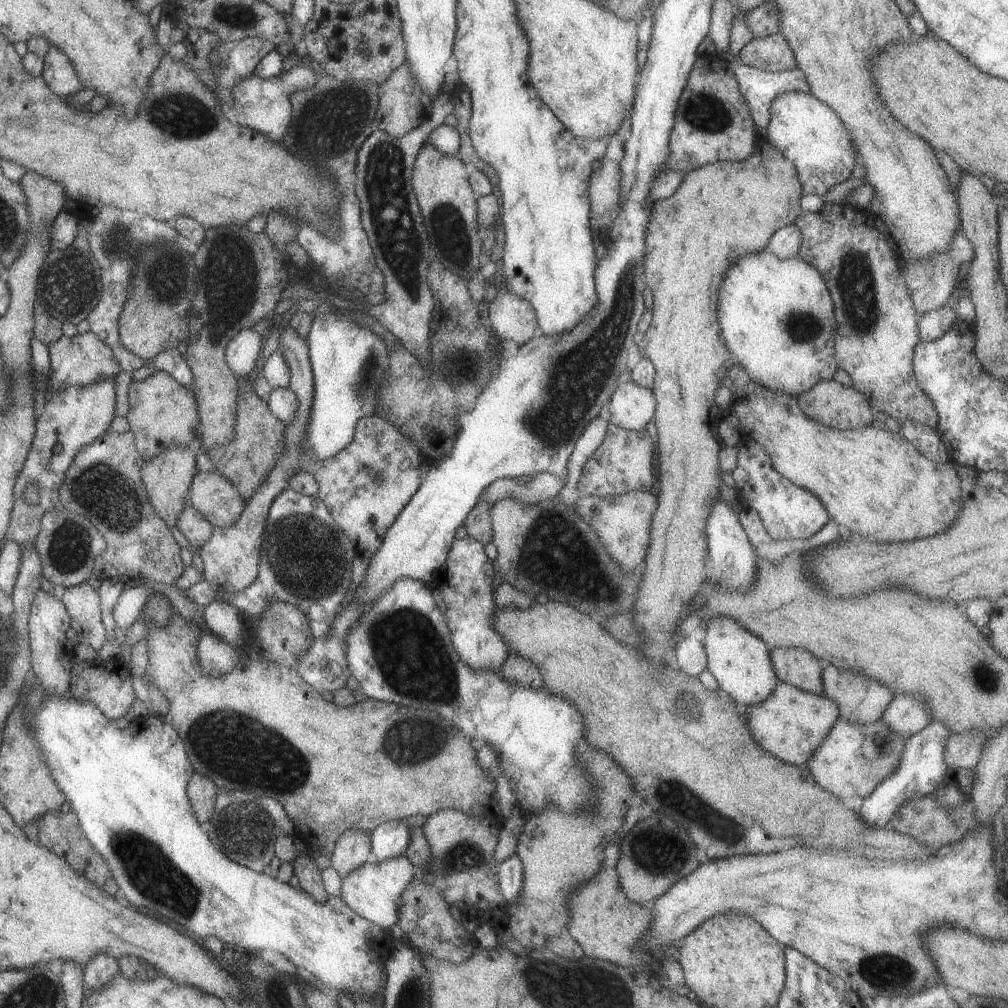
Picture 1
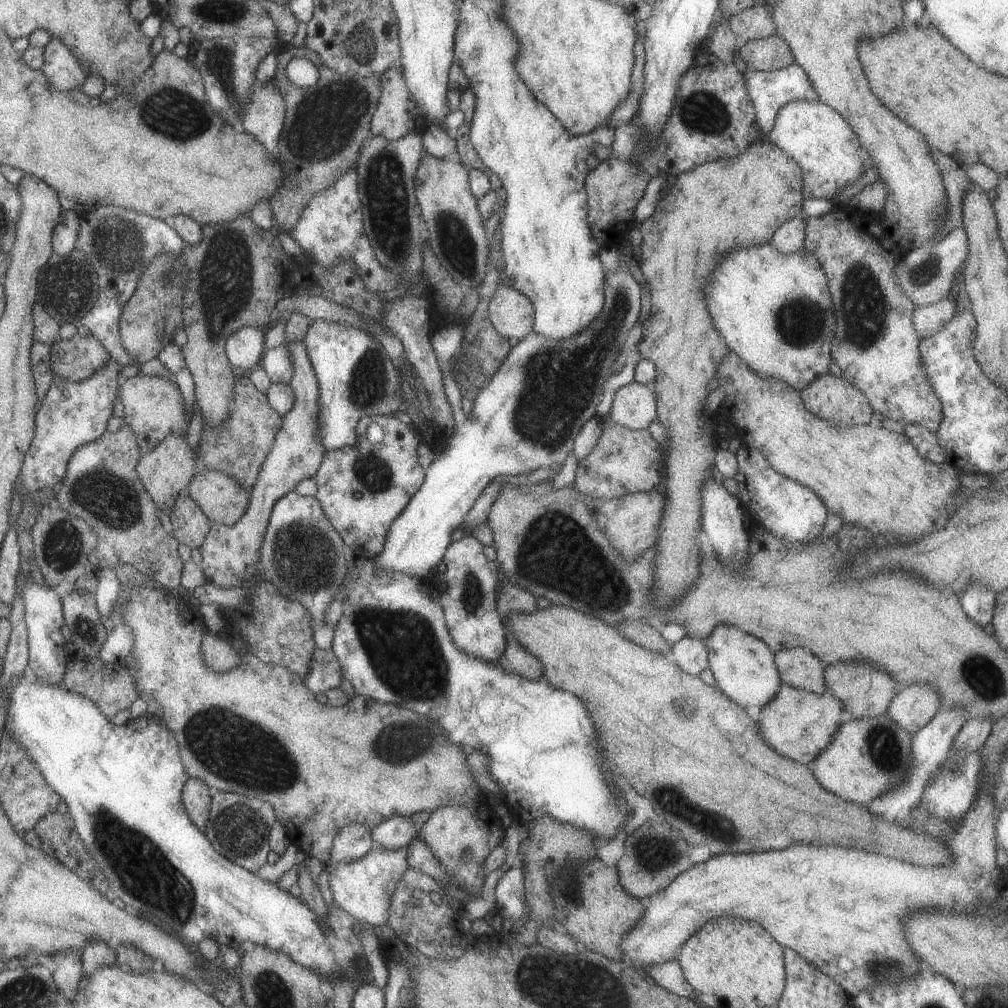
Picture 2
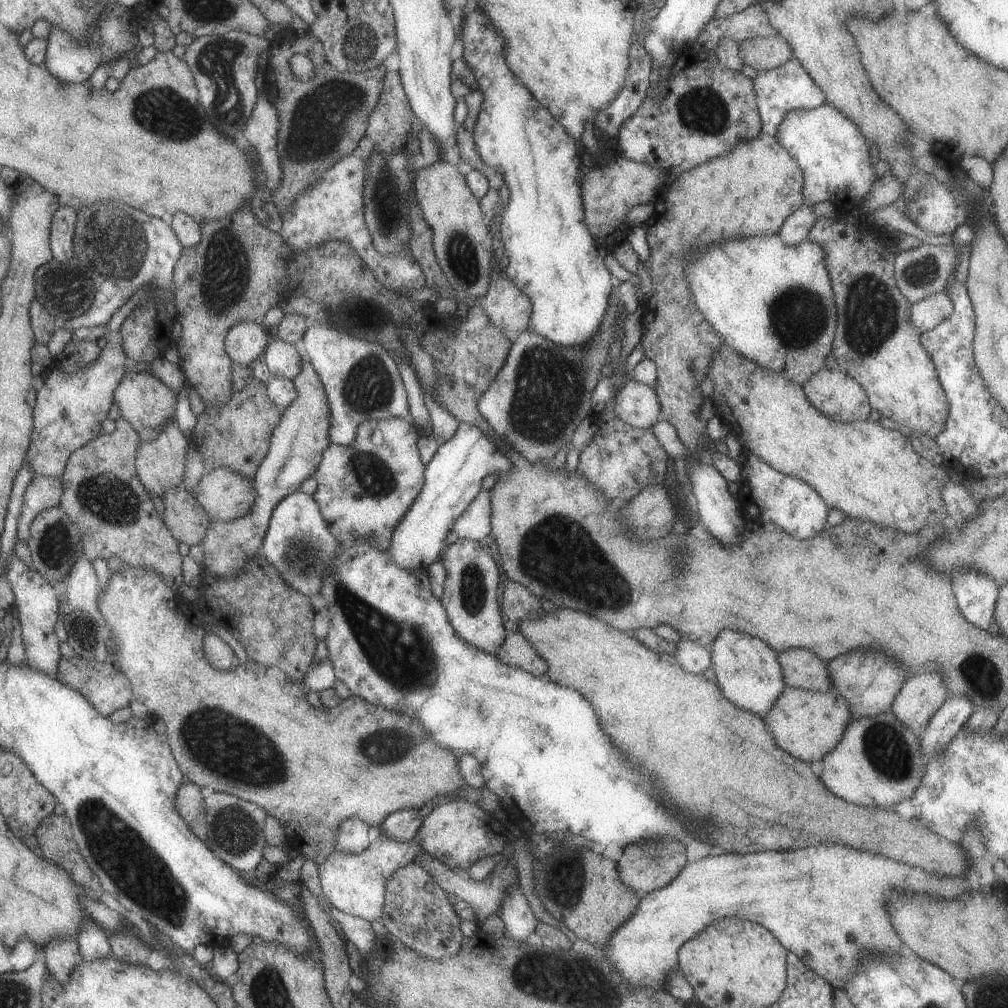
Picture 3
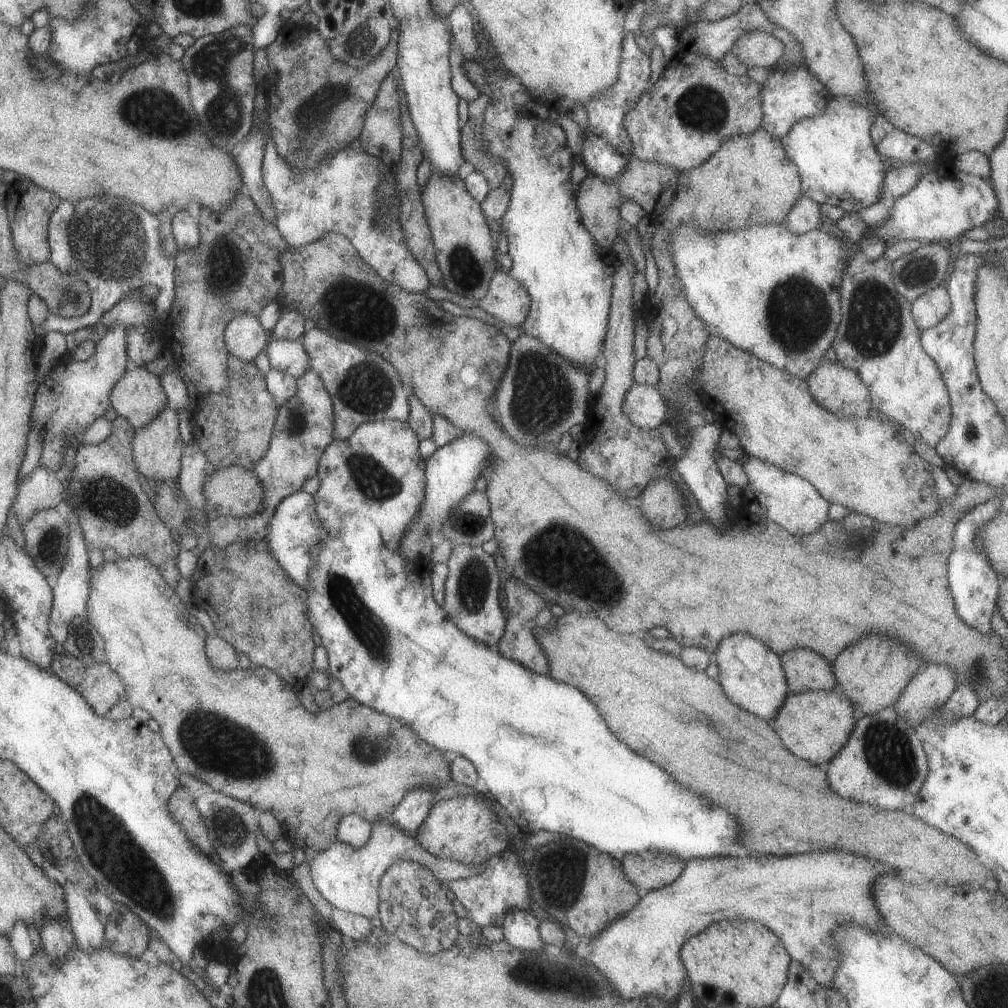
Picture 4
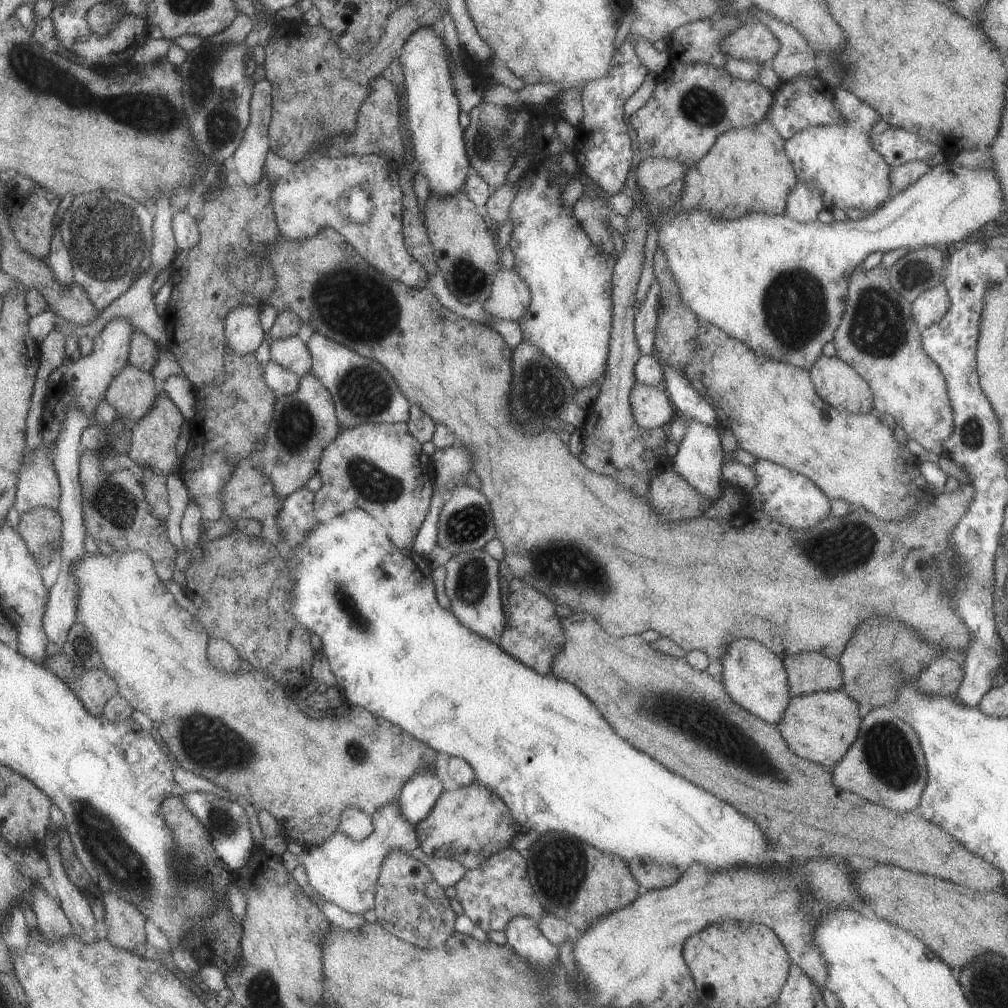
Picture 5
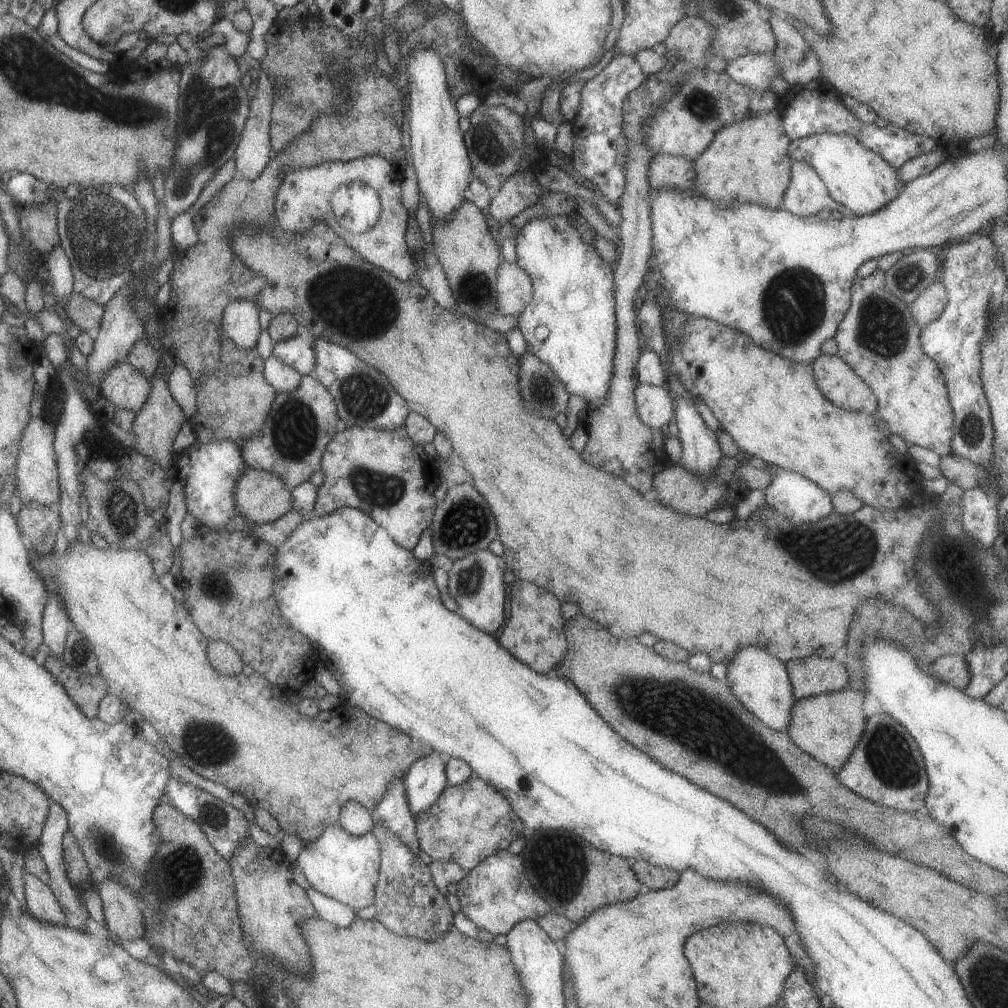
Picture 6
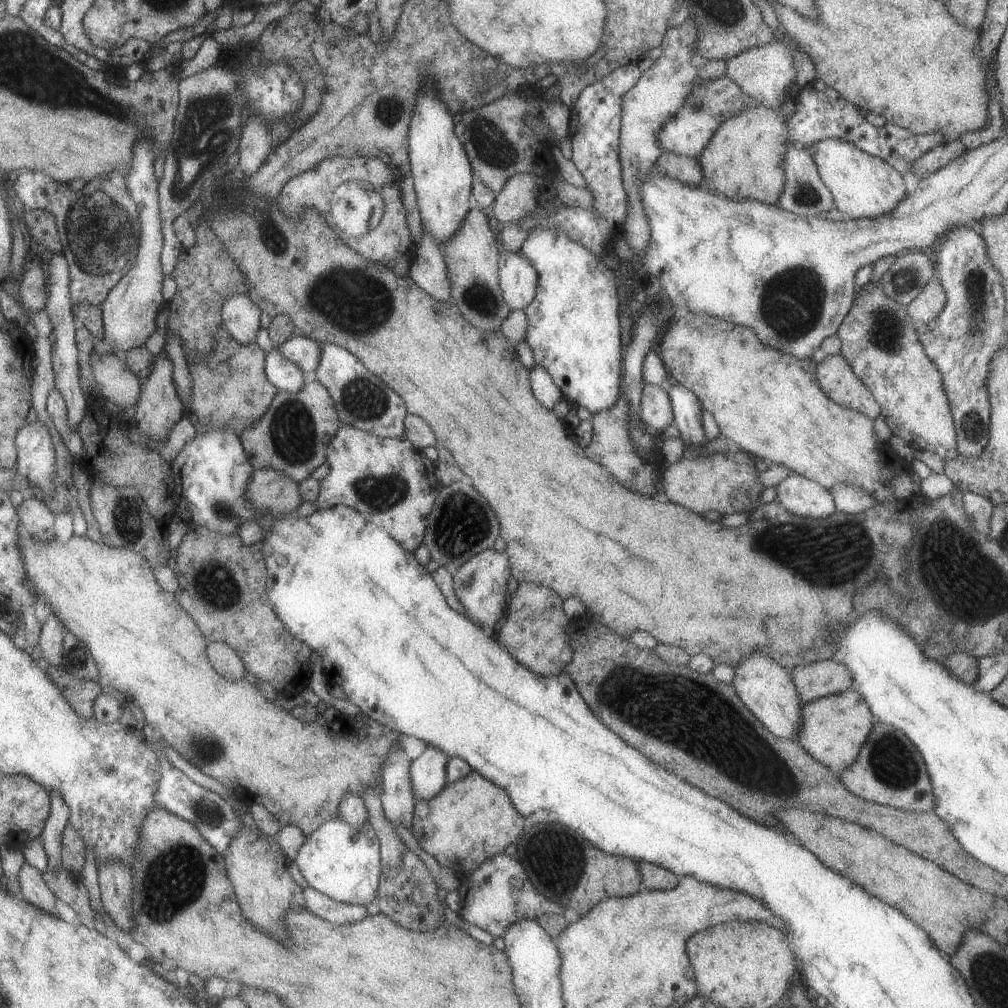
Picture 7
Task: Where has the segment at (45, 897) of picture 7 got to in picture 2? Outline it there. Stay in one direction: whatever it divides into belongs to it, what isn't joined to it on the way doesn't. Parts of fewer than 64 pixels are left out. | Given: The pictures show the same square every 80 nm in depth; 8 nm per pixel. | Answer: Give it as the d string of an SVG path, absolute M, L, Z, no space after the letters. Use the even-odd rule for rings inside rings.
M79 951L54 953L53 962L56 964L56 970L52 972L54 983L59 992L68 1001L72 1001L78 989L78 982L84 976Z

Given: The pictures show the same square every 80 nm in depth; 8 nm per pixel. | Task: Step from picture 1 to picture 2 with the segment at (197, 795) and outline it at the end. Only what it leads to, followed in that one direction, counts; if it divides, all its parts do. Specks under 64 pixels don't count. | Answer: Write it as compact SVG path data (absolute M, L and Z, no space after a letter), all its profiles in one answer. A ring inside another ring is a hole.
M189 777L182 788L181 800L187 817L203 833L207 824L207 814L210 810L211 799L207 793L207 786L202 780Z

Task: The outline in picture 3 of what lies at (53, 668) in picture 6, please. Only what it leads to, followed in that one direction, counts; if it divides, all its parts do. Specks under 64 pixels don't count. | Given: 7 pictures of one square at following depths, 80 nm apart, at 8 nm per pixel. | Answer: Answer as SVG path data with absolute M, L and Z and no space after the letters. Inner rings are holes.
M77 656L69 659L61 657L55 678L60 683L79 691L79 694L82 694L104 717L108 717L117 709L127 707L133 701L129 679L109 660L95 662Z

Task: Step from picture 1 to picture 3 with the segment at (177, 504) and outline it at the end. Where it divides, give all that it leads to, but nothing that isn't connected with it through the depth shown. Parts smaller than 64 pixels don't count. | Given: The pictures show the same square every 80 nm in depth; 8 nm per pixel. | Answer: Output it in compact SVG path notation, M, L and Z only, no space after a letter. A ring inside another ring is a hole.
M171 418L152 441L138 444L134 460L135 472L148 493L161 499L170 488L181 486L188 451L187 442L188 438L179 430L174 418Z

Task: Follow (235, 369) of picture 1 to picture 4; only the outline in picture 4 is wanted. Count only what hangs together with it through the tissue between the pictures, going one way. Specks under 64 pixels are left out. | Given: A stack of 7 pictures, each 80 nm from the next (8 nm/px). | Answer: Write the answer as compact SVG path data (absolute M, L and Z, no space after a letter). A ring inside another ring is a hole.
M249 312L233 316L225 325L224 343L228 354L243 362L251 362L263 351L269 339L269 333Z

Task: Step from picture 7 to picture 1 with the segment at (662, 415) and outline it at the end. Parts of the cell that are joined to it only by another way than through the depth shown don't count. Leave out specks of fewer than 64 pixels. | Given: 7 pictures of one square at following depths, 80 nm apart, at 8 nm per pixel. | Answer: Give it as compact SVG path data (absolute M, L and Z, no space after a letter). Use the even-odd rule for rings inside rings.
M631 380L619 381L607 405L610 414L608 422L628 431L643 431L645 425L650 420L654 420L656 402L652 389L636 385Z

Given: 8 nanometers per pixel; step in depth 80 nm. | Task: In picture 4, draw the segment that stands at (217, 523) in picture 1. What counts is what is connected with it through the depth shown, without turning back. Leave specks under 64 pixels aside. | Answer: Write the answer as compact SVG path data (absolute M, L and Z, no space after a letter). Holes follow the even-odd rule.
M221 467L204 479L203 510L211 517L246 517L262 509L262 486L251 470Z

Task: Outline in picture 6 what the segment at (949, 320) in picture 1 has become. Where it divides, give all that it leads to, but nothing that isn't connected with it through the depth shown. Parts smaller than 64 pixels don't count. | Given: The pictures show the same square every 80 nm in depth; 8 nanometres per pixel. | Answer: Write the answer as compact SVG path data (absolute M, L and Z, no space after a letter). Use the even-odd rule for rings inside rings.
M937 280L929 284L913 302L908 305L909 312L919 328L936 320L947 304L943 284Z

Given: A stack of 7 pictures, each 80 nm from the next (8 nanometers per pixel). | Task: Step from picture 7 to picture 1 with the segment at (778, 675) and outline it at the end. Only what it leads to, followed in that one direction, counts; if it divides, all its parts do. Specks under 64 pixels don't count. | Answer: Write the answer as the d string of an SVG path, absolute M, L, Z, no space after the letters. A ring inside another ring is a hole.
M715 616L700 629L700 641L706 652L706 668L718 682L719 689L731 696L738 707L759 704L779 682L775 676L766 644L734 618Z

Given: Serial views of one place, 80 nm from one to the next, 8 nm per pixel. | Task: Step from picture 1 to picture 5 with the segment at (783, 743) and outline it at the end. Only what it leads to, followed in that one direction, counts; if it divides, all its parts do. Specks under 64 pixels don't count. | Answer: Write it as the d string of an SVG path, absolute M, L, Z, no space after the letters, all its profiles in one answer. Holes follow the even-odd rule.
M842 689L791 697L783 712L783 720L776 728L780 730L783 741L795 756L821 764L825 770L831 770L857 738L857 730L861 724L858 706Z

